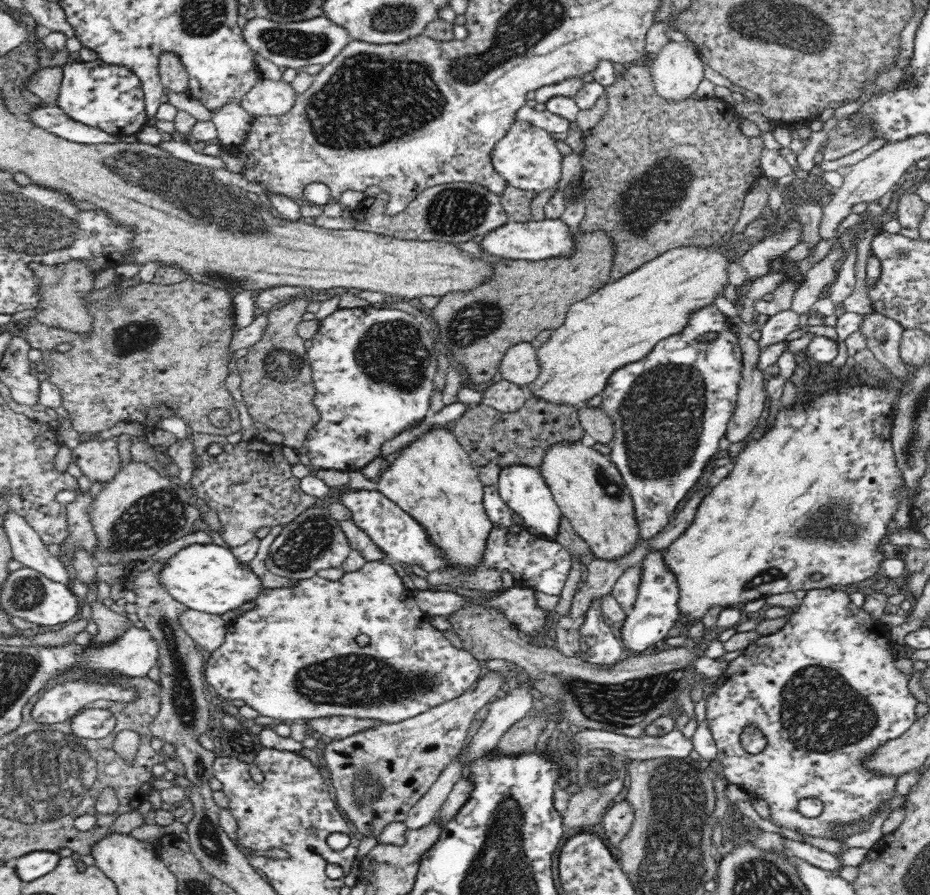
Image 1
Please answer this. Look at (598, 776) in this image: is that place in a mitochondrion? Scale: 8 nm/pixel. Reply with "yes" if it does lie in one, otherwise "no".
yes

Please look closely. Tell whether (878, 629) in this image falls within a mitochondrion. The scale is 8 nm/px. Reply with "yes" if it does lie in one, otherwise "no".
no

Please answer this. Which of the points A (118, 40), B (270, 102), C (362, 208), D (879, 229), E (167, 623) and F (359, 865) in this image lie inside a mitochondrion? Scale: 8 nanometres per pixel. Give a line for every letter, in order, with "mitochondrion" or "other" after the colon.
A: other
B: other
C: other
D: other
E: mitochondrion
F: other

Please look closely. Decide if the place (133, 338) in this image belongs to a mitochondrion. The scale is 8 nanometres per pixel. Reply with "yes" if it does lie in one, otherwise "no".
yes

